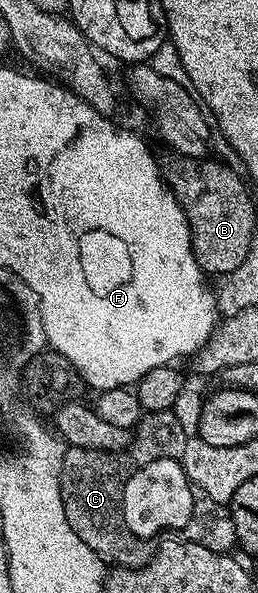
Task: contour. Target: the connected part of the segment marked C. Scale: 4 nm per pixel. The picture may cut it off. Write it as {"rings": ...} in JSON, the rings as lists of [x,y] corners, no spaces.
{"rings":[[[68,447],[61,469],[63,508],[75,536],[79,536],[79,540],[83,540],[83,544],[87,544],[102,562],[113,568],[140,570],[149,561],[151,552],[129,546],[132,534],[121,516],[125,474],[114,458],[106,451]]]}

